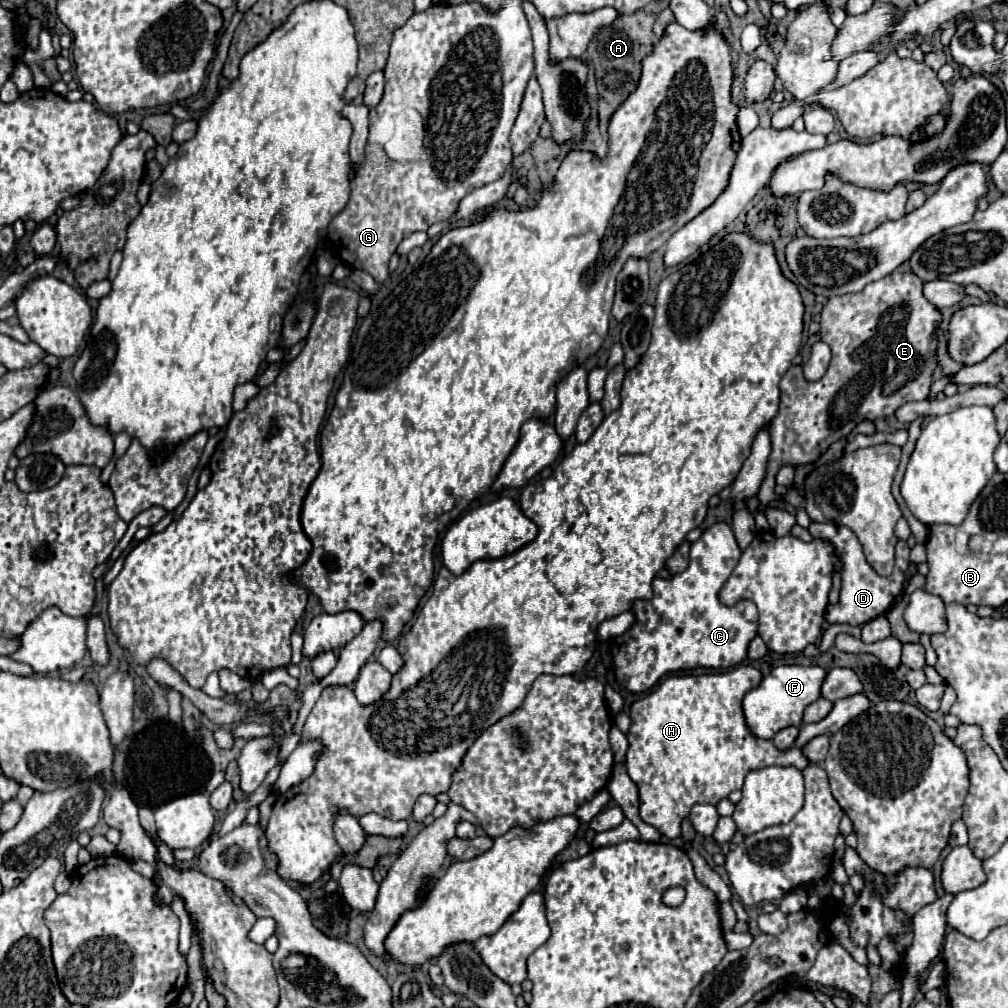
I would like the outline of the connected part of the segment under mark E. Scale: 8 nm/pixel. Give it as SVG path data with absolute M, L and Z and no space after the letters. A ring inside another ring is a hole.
M894 271L894 273L886 275L884 279L880 279L880 281L874 281L874 283L870 283L870 285L866 285L860 293L838 295L838 297L830 297L830 299L828 299L826 307L822 309L820 335L822 335L822 341L828 343L830 349L832 349L832 361L830 361L830 365L828 365L824 377L818 379L818 381L806 381L804 375L802 375L802 367L800 367L800 365L792 365L792 367L784 373L784 377L782 377L782 383L780 383L780 411L778 411L778 415L772 419L770 429L768 429L768 431L770 431L770 439L772 439L772 453L770 453L770 457L768 457L766 477L764 477L764 481L762 481L762 485L760 485L760 491L758 491L758 499L760 499L762 505L768 505L768 503L774 499L776 473L778 473L780 467L784 467L784 465L796 467L796 465L814 463L816 459L820 459L820 455L826 453L826 449L828 449L832 443L836 443L836 441L848 437L850 431L852 431L858 423L862 423L862 421L876 421L878 417L890 417L890 415L894 415L894 409L898 409L900 405L910 403L910 401L924 401L924 399L928 397L928 393L930 393L930 383L932 383L932 373L934 373L934 369L936 369L936 327L940 325L940 319L942 319L940 311L938 311L932 303L928 303L928 299L922 295L922 281L920 281L914 273L898 273L898 271Z

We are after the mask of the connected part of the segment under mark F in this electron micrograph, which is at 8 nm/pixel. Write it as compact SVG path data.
M780 665L770 671L768 677L762 679L758 689L752 689L744 697L744 717L750 727L750 731L756 737L762 739L772 739L780 729L796 725L802 725L802 715L804 709L814 703L820 697L822 683L826 679L828 671L818 665Z

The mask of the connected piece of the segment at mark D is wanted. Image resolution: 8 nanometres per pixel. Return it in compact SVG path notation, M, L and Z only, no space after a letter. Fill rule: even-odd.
M810 523L808 527L810 535L812 537L818 537L818 539L826 539L826 541L832 541L834 547L836 547L836 555L842 559L844 563L844 569L842 569L842 591L840 591L840 601L838 605L830 605L826 609L826 619L830 623L848 623L848 625L864 625L868 623L870 619L876 619L878 615L884 615L894 599L902 593L902 587L904 587L904 573L908 569L908 563L910 563L910 549L906 545L906 541L898 541L896 543L896 563L894 563L894 571L892 575L888 577L882 577L878 575L870 563L866 561L864 553L862 553L862 547L860 547L860 541L858 537L854 535L854 531L850 531L846 525L836 525L836 523Z

